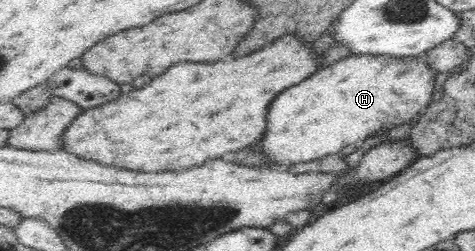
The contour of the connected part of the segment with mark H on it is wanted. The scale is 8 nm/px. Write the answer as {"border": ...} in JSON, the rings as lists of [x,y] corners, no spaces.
{"border":[[[352,55],[337,61],[334,65],[321,68],[299,85],[293,85],[281,91],[269,105],[268,125],[261,141],[253,143],[253,148],[263,150],[265,165],[261,168],[287,169],[290,165],[311,161],[326,155],[341,154],[341,149],[347,145],[364,141],[369,135],[375,135],[380,130],[391,130],[412,119],[426,110],[433,100],[437,72],[427,63],[414,58],[395,63],[385,63],[379,56]]]}

